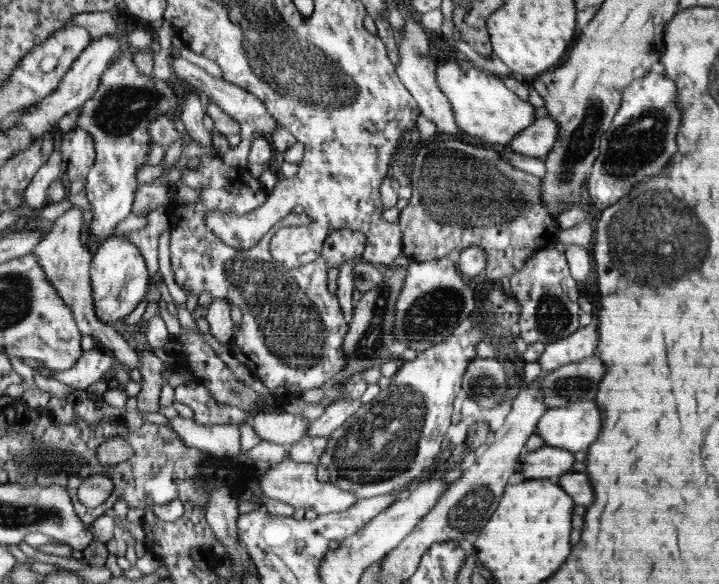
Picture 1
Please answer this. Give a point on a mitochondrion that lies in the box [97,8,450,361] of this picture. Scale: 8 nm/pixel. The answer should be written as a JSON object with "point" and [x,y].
{"point":[419,50]}

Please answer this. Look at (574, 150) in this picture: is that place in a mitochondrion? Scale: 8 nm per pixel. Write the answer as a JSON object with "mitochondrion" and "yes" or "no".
{"mitochondrion":"yes"}

